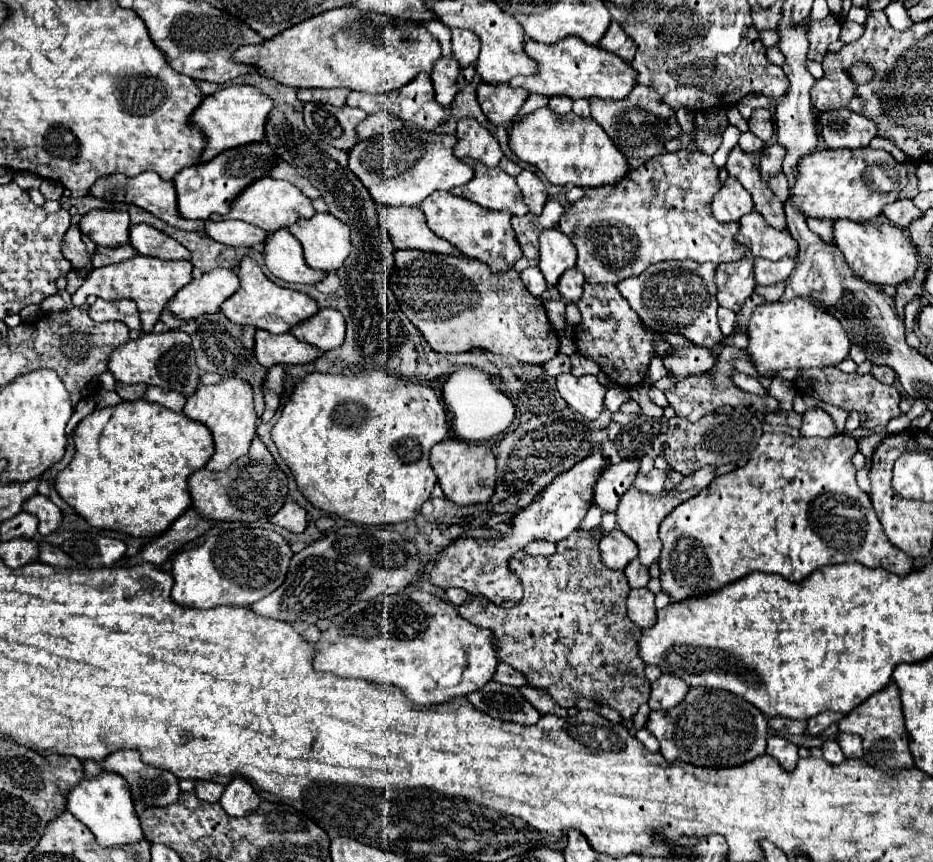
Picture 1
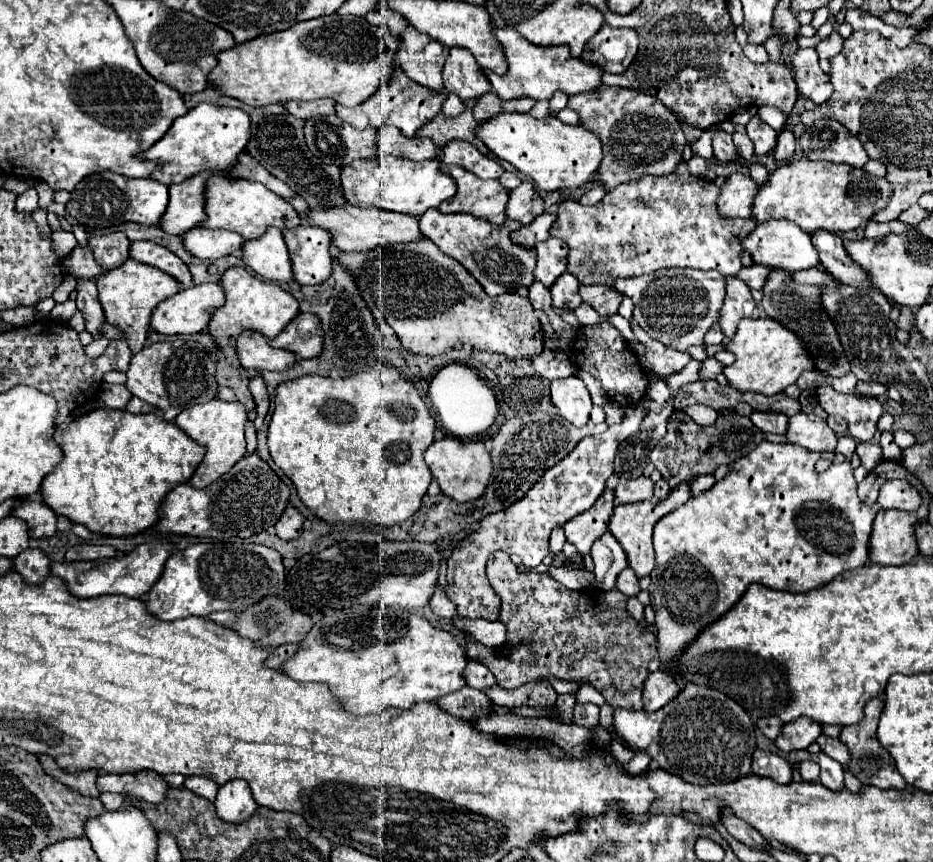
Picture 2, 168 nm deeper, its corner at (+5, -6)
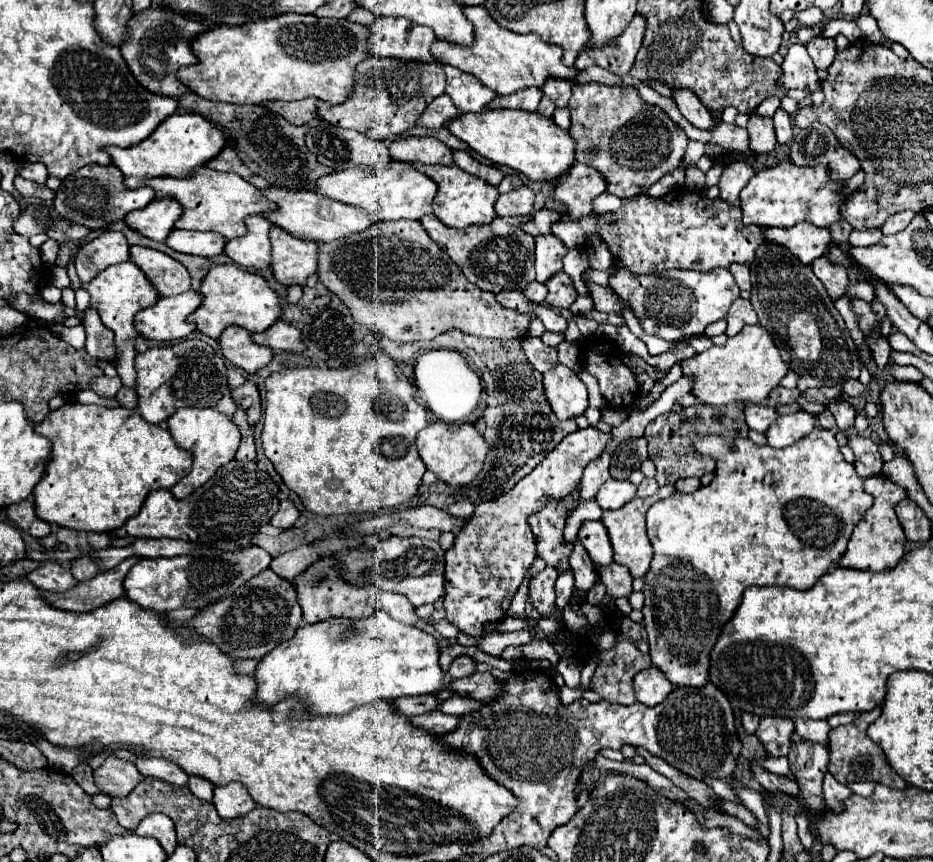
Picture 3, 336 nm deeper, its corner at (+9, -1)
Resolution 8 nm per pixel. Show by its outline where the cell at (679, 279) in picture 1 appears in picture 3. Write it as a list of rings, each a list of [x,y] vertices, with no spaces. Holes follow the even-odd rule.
[[[714,268],[708,272],[698,272],[698,270],[656,270],[654,274],[648,276],[634,276],[628,270],[618,270],[616,274],[610,276],[610,288],[632,308],[636,318],[640,320],[642,328],[646,334],[658,336],[668,342],[680,342],[680,340],[690,340],[694,336],[704,334],[704,328],[720,318],[726,318],[730,304],[734,298],[738,298],[740,290],[728,270]]]

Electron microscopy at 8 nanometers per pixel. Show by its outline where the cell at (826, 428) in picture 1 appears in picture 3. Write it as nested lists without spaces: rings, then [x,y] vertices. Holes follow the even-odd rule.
[[[804,410],[794,414],[778,416],[778,420],[766,432],[768,444],[774,448],[788,448],[798,440],[806,438],[816,428],[816,418]]]

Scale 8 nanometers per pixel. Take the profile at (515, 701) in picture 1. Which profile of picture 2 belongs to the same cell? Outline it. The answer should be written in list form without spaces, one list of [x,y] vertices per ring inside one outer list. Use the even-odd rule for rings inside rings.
[[[462,687],[462,691],[454,691],[454,695],[444,695],[442,699],[438,699],[436,705],[442,707],[442,711],[466,721],[486,717],[492,713],[492,701],[484,695],[484,691],[472,687]]]

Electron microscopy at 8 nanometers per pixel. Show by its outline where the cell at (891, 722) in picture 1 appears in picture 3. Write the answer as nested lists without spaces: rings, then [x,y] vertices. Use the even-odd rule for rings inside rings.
[[[876,706],[874,710],[860,714],[852,724],[848,726],[838,726],[830,730],[830,764],[828,764],[828,772],[834,774],[834,778],[838,778],[838,782],[842,784],[850,784],[850,782],[866,782],[872,780],[876,784],[884,784],[888,788],[896,788],[902,790],[906,788],[906,782],[892,770],[892,766],[888,764],[884,752],[880,750],[878,744],[874,744],[868,736],[866,736],[866,728],[880,716],[880,706]]]

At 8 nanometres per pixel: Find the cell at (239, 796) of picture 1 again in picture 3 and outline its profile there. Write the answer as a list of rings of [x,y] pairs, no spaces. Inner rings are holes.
[[[230,782],[226,786],[216,786],[212,802],[220,818],[238,818],[256,806],[256,802],[250,798],[242,782]]]

